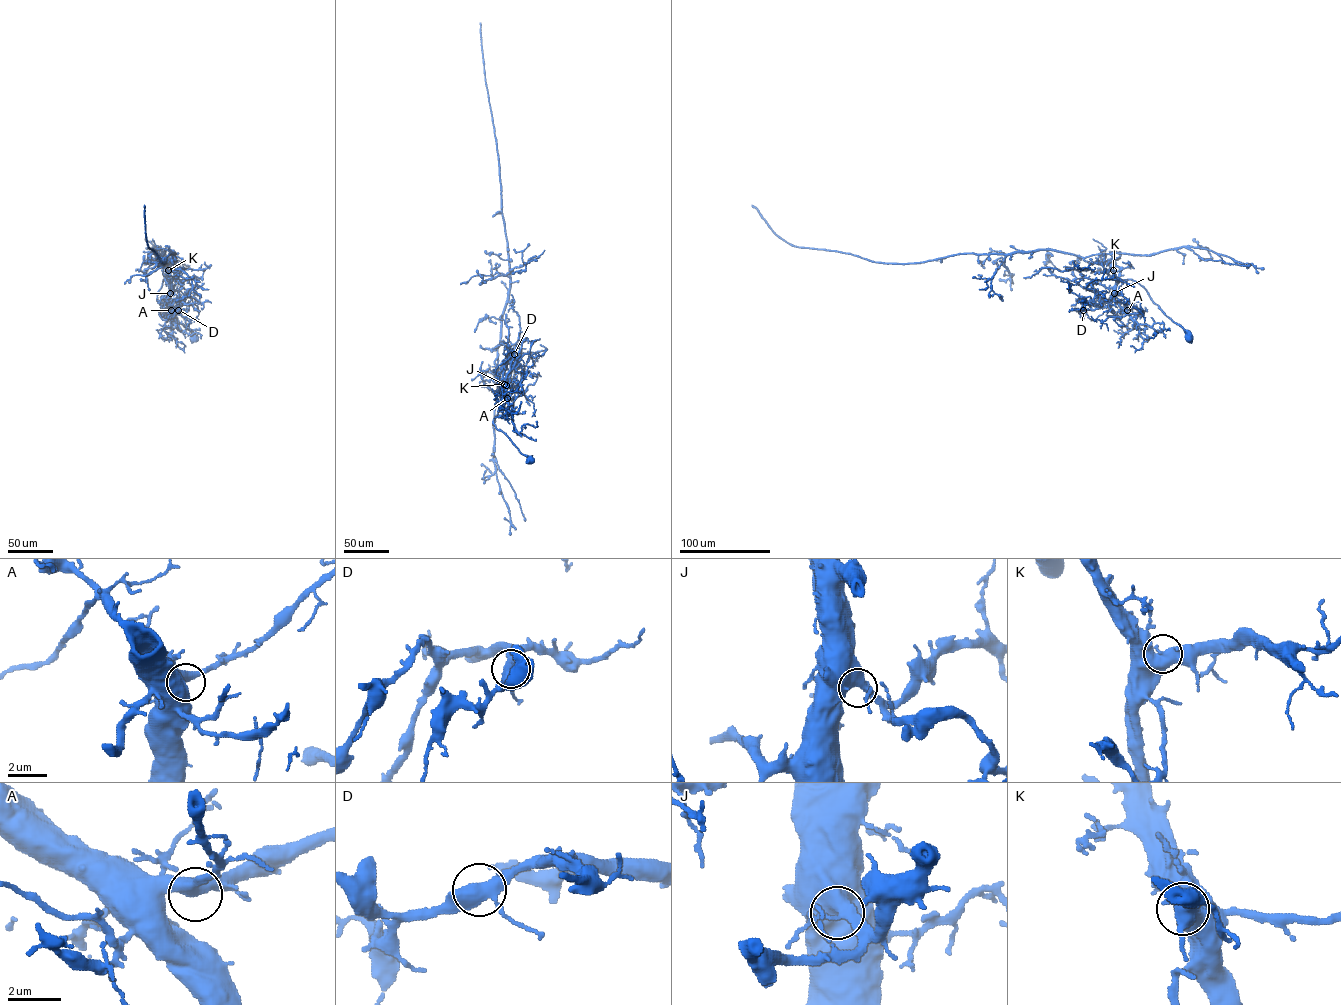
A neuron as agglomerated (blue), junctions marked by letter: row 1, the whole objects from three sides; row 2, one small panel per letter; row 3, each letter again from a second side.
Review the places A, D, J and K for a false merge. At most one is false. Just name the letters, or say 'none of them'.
none of them

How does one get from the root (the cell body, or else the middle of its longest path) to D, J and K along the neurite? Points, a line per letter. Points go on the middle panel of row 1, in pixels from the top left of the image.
D: (530, 461), (493, 423), (514, 354)
J: (530, 461), (494, 423), (501, 391), (506, 385)
K: (530, 461), (494, 423), (504, 384)

